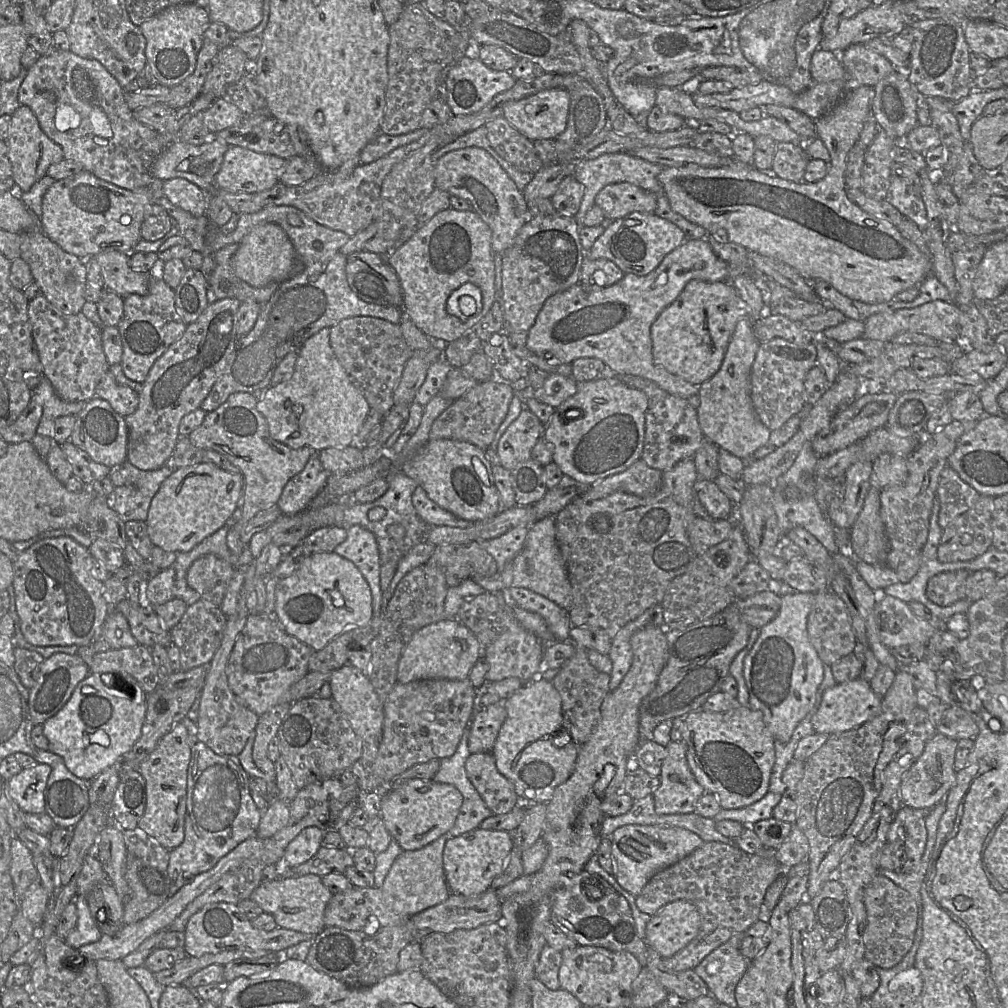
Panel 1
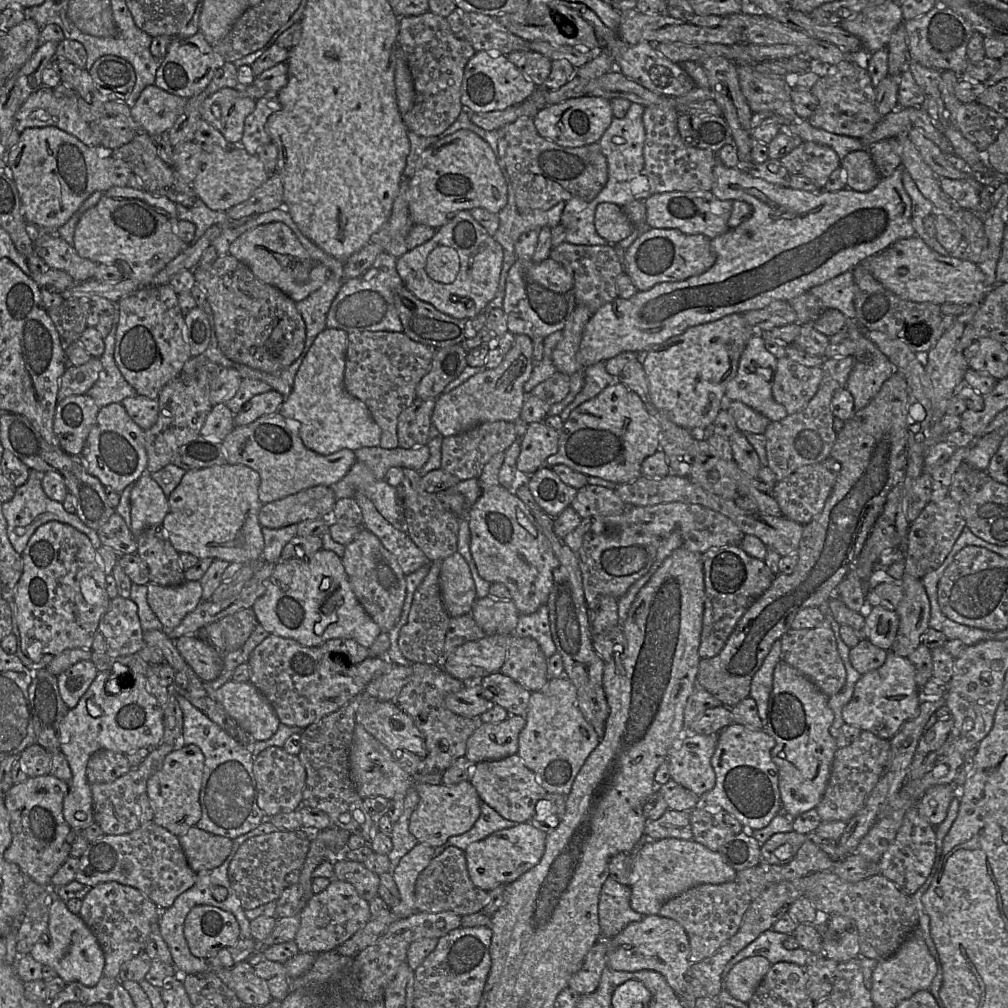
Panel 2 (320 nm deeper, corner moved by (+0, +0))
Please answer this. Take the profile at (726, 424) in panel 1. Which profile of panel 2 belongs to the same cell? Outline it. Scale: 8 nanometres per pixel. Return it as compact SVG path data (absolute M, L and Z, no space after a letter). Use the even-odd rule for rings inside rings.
M755 333L747 342L741 353L737 374L729 381L725 391L725 397L732 401L740 401L766 416L770 422L777 422L784 419L788 413L785 407L776 402L772 396L771 381L761 375L766 368L776 370L777 358L770 353L764 344L760 333Z

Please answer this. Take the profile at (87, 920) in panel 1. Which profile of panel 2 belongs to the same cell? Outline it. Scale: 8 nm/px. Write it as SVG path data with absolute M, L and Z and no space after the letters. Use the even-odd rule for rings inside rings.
M61 899L53 905L47 930L36 942L30 955L42 965L51 966L67 984L79 982L93 987L104 975L105 957L96 937L81 917L70 912L66 902Z

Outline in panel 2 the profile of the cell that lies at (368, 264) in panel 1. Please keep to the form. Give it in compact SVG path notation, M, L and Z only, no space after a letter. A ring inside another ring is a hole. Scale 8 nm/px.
M404 285L394 292L394 305L403 326L403 332L412 340L435 348L443 348L461 343L467 338L474 337L485 327L487 313L485 310L473 318L456 319L437 310L431 304L421 301Z

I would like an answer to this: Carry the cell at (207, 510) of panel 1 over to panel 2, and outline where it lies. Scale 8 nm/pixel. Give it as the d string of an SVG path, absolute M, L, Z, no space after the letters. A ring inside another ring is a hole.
M215 465L187 471L168 497L169 511L162 526L178 553L189 553L198 559L213 558L229 563L256 562L262 558L264 537L259 521L262 503L259 500L260 476L244 465Z

